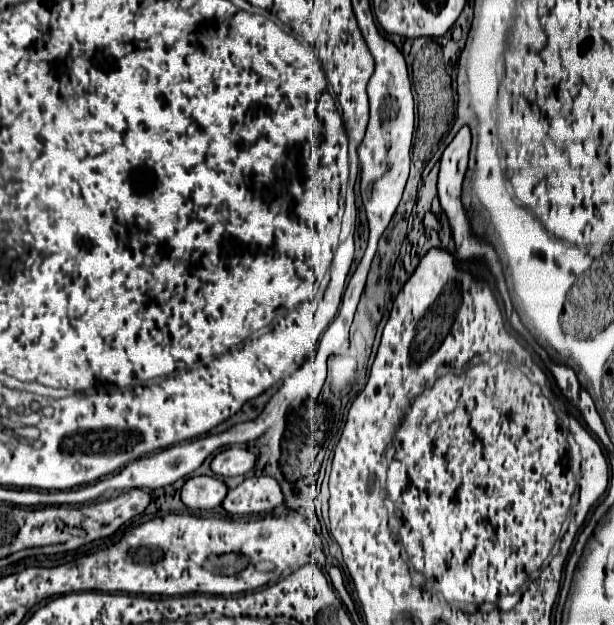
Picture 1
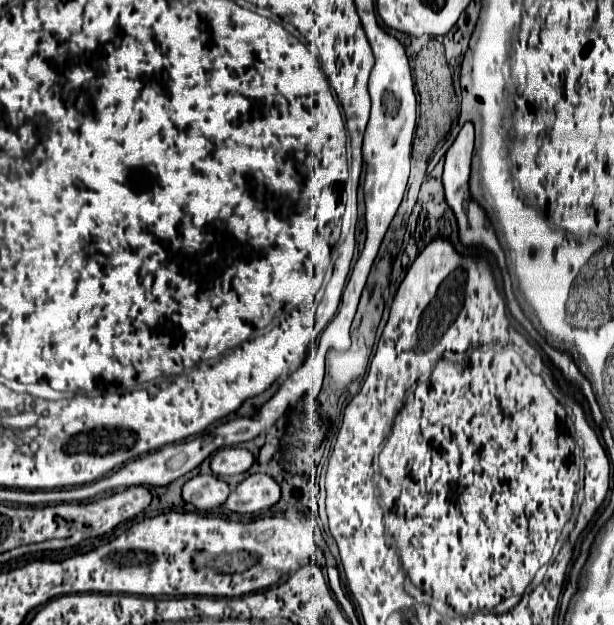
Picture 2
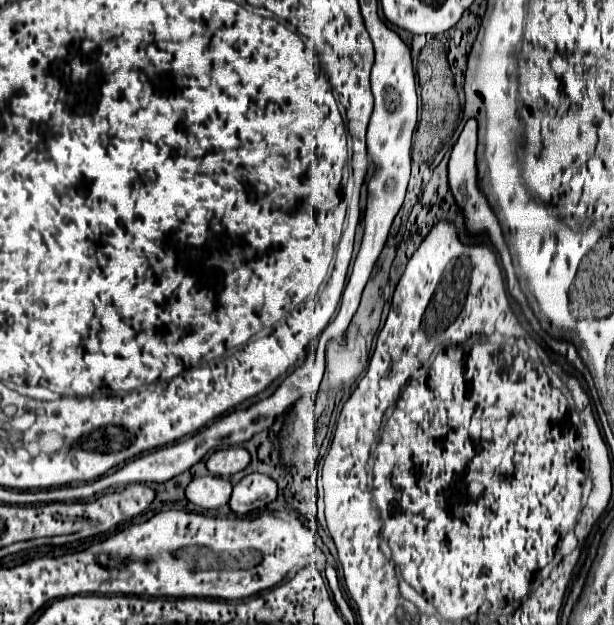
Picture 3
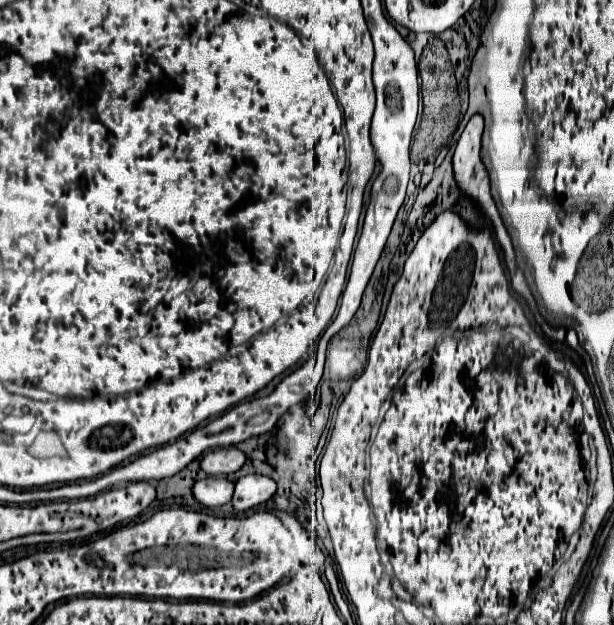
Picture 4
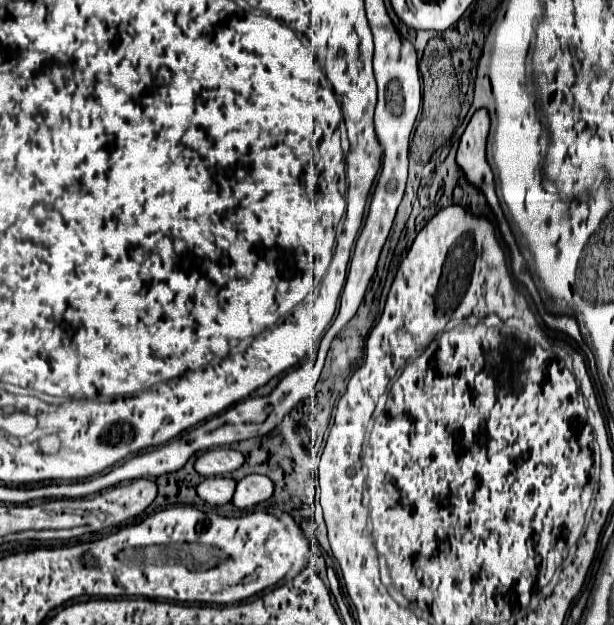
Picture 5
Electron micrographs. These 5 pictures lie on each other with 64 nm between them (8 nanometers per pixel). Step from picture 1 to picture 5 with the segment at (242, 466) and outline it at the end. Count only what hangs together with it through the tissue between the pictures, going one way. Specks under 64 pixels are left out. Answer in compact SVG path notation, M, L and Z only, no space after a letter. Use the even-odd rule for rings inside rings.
M212 448L196 460L196 472L202 476L222 476L238 470L244 464L244 456L234 448Z

